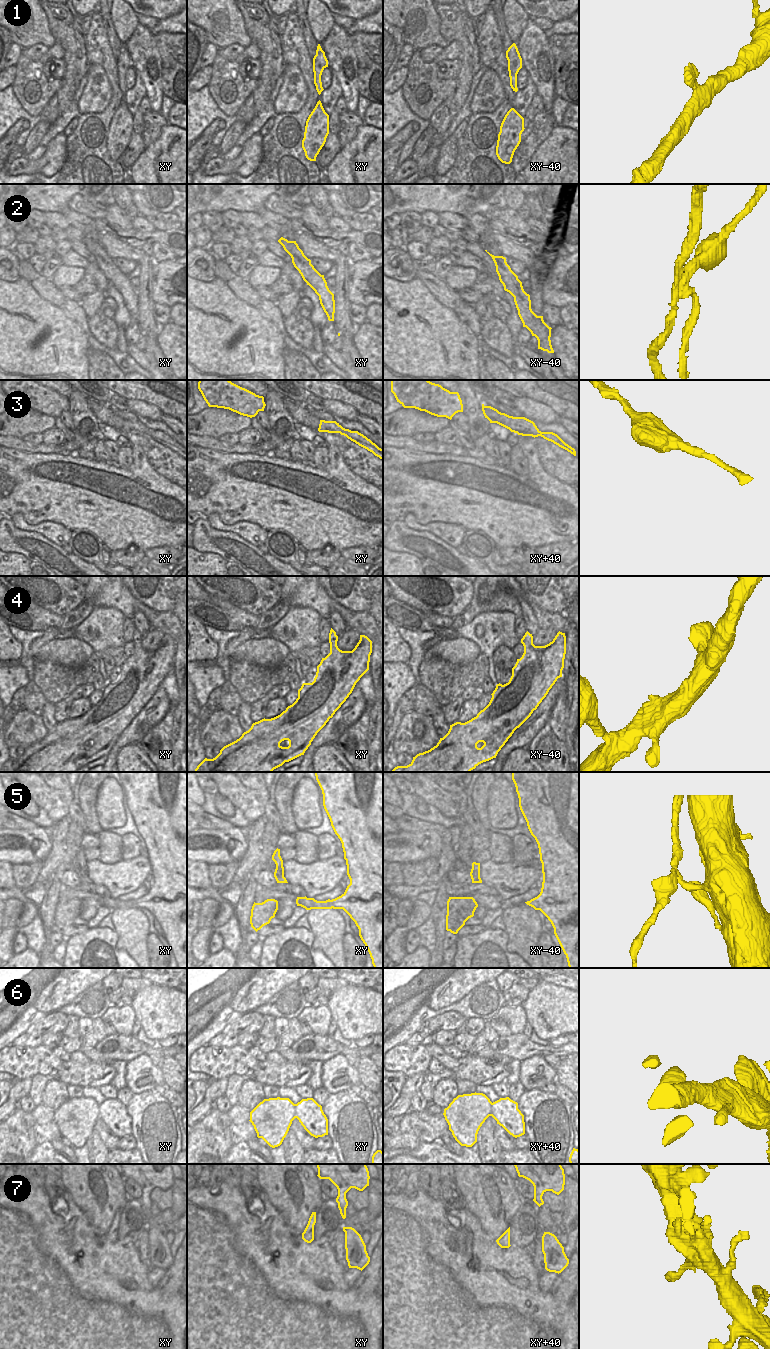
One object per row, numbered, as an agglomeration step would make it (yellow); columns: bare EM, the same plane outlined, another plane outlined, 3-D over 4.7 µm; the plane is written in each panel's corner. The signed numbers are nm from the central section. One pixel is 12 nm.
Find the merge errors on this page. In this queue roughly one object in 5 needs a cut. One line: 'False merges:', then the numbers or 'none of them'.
False merges: 2, 5

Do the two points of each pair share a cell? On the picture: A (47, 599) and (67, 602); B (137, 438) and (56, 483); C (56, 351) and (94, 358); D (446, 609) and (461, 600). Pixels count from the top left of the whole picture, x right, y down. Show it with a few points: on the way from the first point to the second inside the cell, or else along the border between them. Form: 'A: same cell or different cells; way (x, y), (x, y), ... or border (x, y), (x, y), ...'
A: same cell; way (52, 601), (54, 603), (62, 602)
B: different cells; border (130, 444), (137, 444), (144, 452), (147, 460)
C: different cells; border (89, 347), (88, 361), (91, 369)
D: same cell; way (450, 605), (457, 600)

